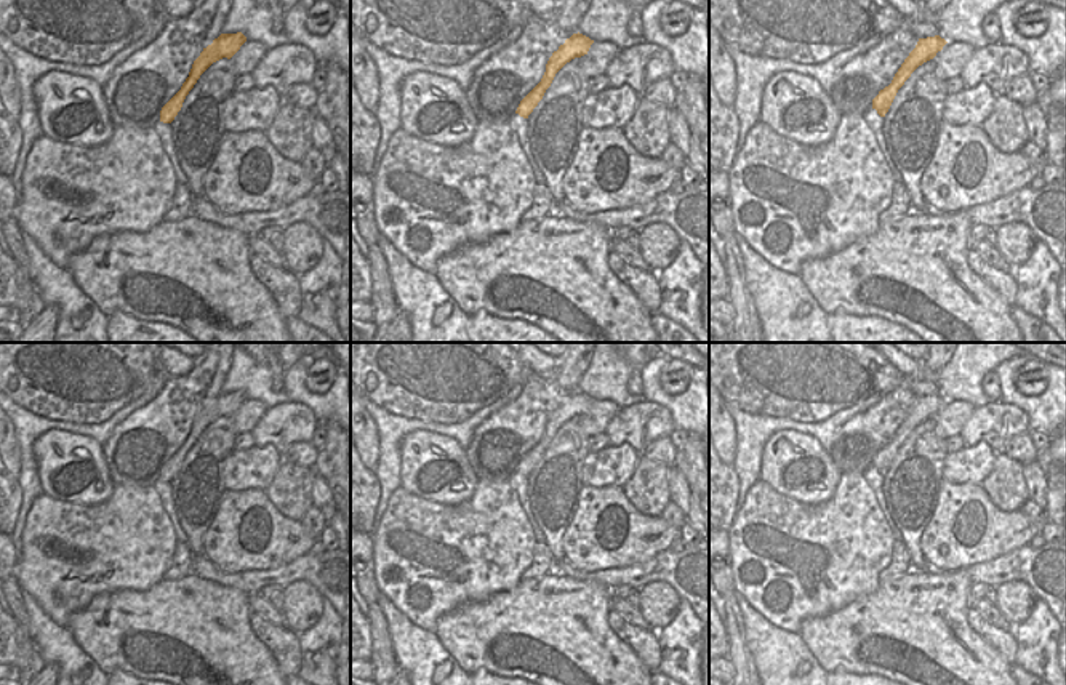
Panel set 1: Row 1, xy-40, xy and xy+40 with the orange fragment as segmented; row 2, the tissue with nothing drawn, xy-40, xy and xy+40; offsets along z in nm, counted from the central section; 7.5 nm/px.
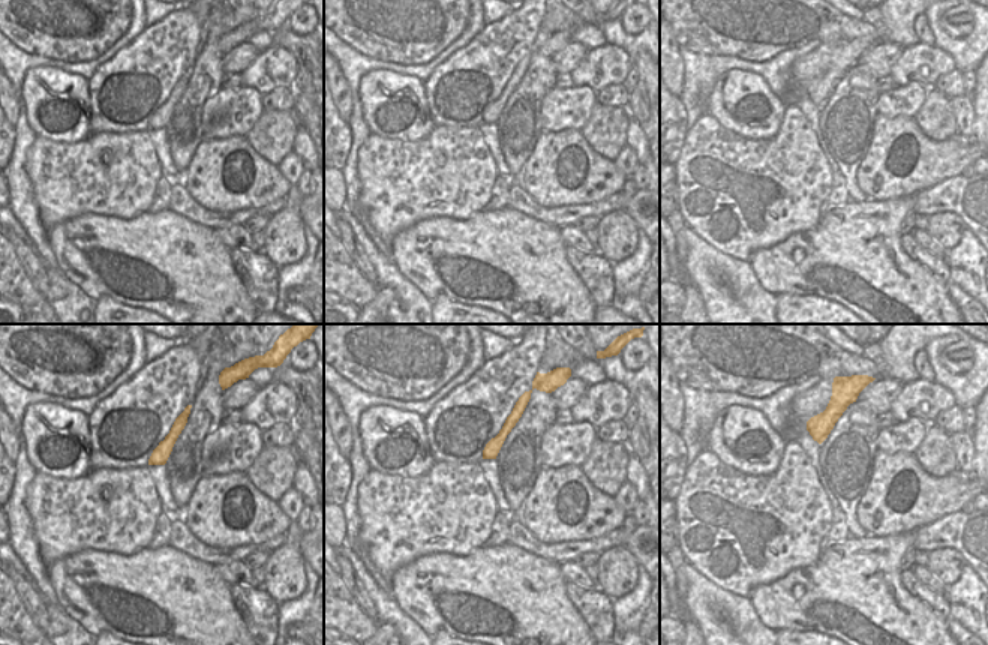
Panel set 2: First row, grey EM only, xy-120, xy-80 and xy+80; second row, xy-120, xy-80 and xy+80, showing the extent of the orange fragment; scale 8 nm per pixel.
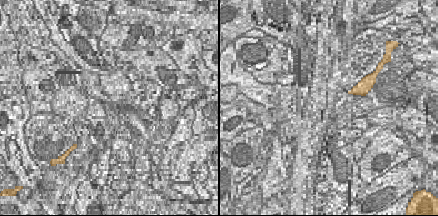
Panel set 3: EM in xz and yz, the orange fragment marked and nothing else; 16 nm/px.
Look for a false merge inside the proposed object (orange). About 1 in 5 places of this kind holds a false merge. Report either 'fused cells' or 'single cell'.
single cell

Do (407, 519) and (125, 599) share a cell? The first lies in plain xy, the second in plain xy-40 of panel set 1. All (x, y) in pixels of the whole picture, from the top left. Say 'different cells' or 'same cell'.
different cells

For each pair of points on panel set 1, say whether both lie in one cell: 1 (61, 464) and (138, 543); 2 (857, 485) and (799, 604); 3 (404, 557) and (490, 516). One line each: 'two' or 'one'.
1: two
2: one
3: one

